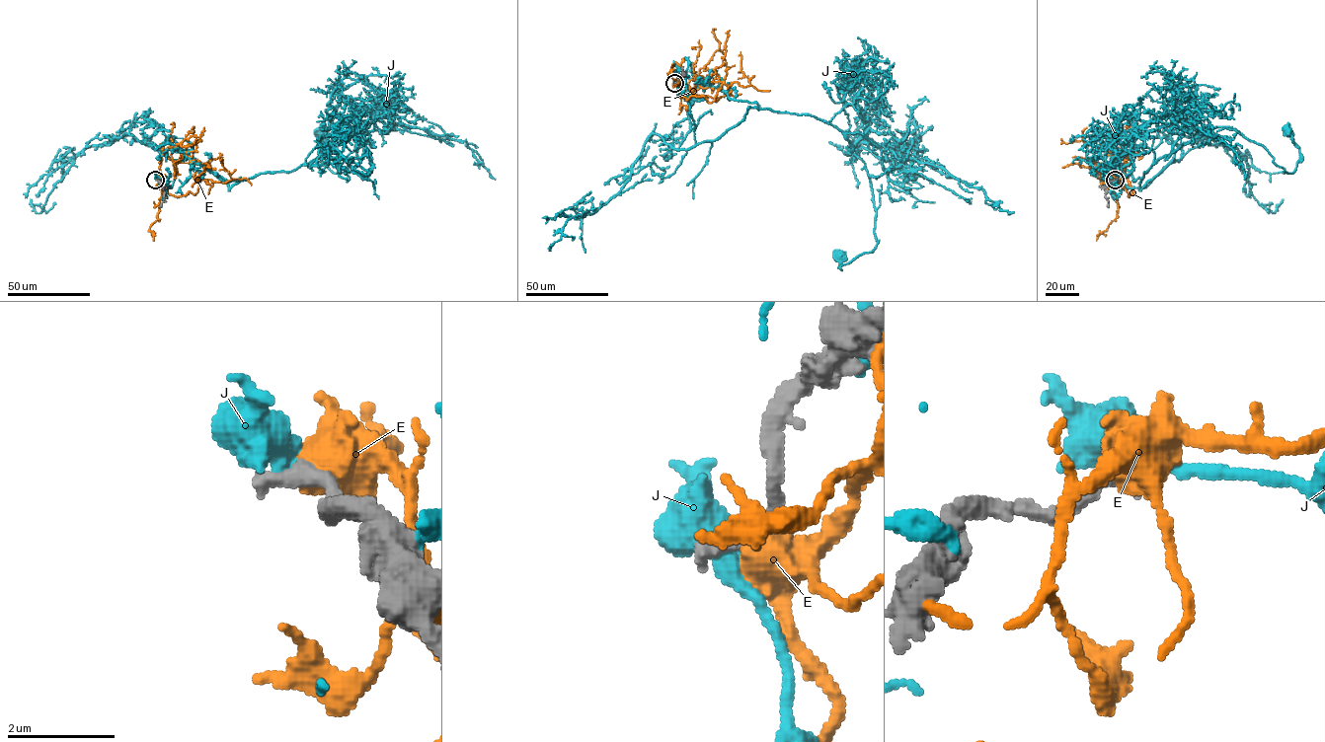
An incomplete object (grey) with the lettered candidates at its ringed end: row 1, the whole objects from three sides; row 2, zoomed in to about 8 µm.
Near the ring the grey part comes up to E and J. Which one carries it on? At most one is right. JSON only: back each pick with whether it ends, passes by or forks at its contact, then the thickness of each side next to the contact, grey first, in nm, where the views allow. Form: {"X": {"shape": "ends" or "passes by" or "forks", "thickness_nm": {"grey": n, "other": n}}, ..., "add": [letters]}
{"add": []}

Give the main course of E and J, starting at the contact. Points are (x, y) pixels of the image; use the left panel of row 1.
E: (157, 180), (161, 177), (171, 194), (194, 194), (203, 179), (231, 179), (221, 159)
J: (156, 180), (194, 158), (228, 190), (320, 158), (334, 127), (354, 128), (357, 165), (333, 173), (322, 131)

